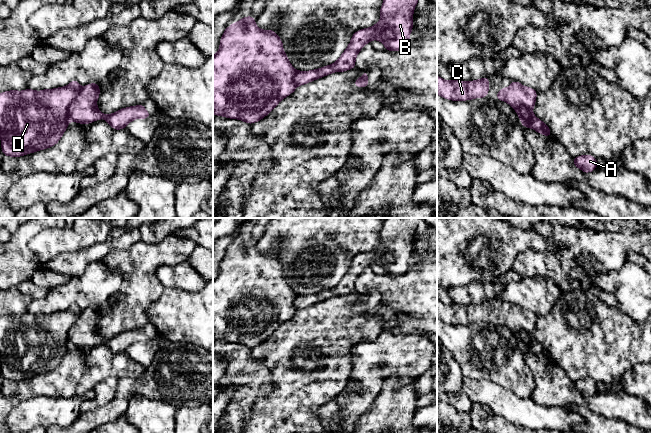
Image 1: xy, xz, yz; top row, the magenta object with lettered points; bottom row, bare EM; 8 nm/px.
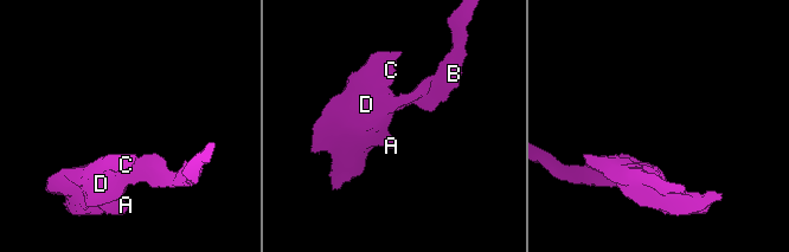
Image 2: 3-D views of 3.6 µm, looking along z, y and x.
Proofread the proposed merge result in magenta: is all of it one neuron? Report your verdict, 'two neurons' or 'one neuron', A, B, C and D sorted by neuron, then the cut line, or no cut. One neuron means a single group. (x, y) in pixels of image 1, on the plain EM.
two neurons; A C D / B; cut in yz along (523, 329), (530, 336), (530, 340), (521, 345)

